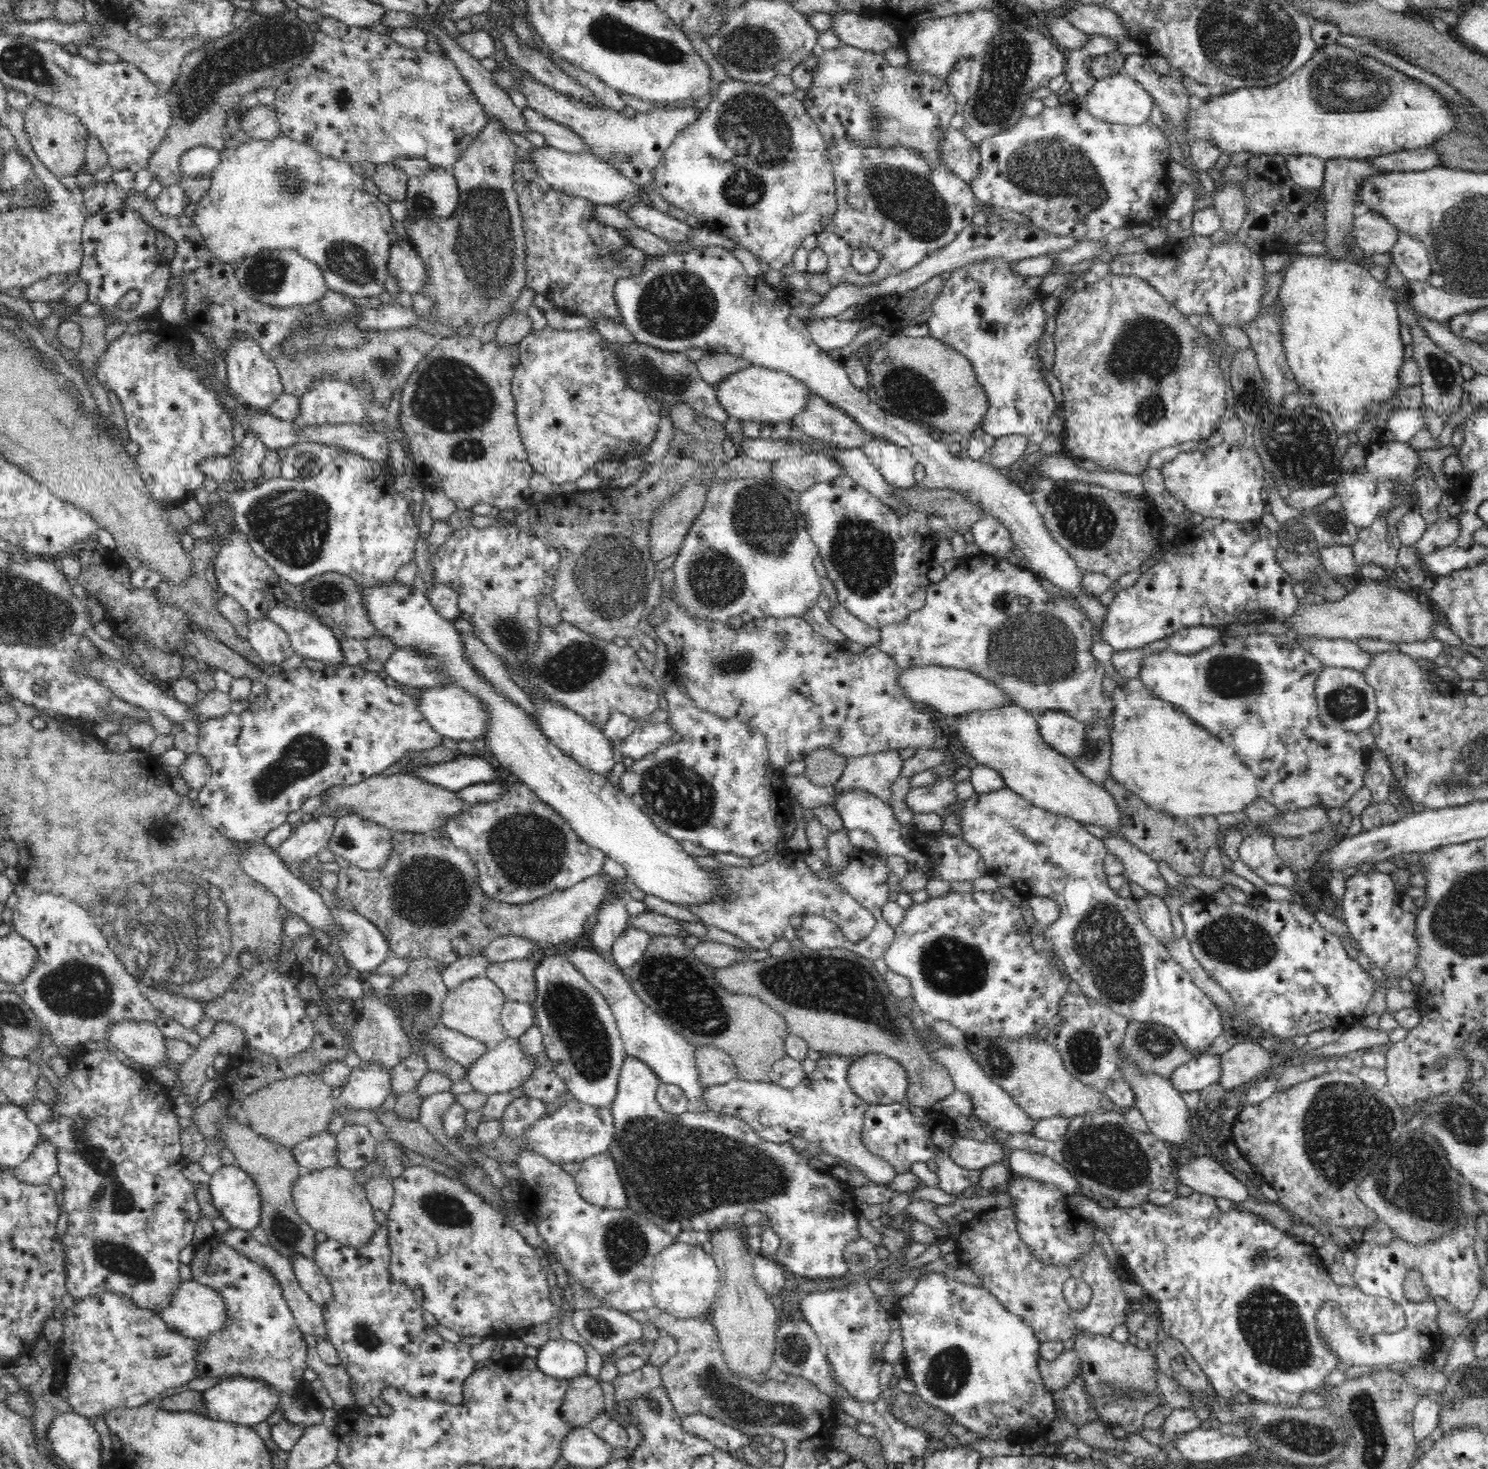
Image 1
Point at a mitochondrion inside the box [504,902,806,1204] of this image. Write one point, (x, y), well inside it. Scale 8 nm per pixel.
(681, 991)

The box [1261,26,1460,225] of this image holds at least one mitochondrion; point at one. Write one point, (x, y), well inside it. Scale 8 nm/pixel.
(1339, 86)

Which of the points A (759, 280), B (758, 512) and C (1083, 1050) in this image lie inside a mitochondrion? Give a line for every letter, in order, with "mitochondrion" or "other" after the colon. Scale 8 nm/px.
A: other
B: mitochondrion
C: mitochondrion

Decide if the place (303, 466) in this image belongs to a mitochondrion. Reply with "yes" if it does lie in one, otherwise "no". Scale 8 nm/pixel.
yes

